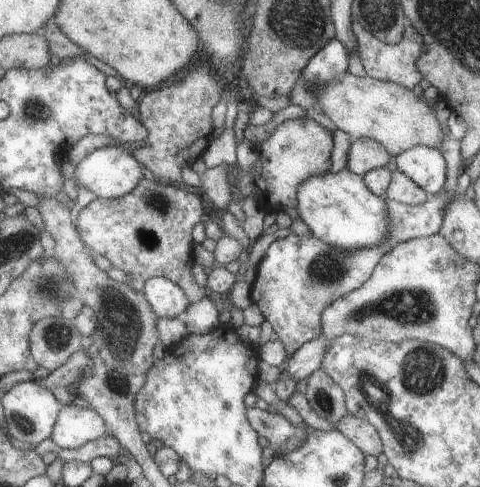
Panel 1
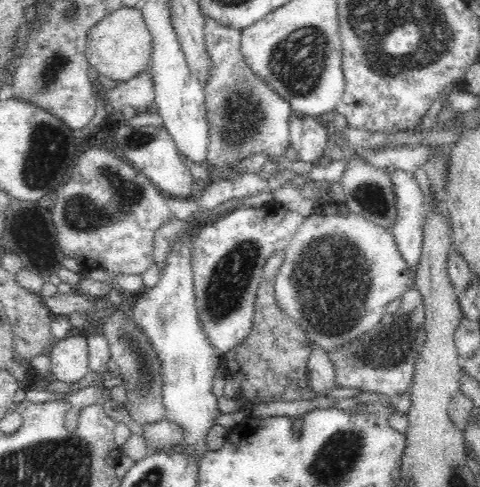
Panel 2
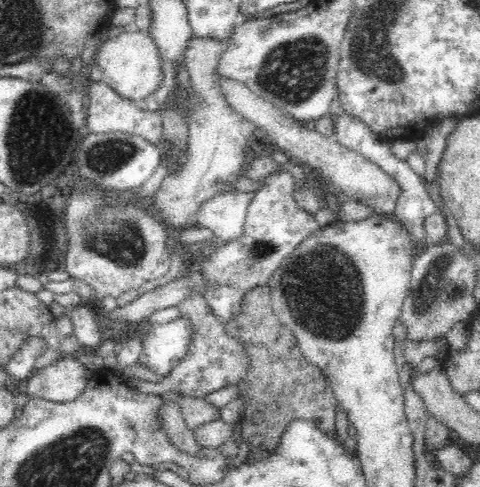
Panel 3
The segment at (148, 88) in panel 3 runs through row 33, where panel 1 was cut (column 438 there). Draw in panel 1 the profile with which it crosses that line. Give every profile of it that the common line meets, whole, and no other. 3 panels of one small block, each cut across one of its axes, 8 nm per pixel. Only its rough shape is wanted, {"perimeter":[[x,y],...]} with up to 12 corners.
{"perimeter":[[345,72],[309,90],[351,140],[437,150],[433,108],[401,84]]}

